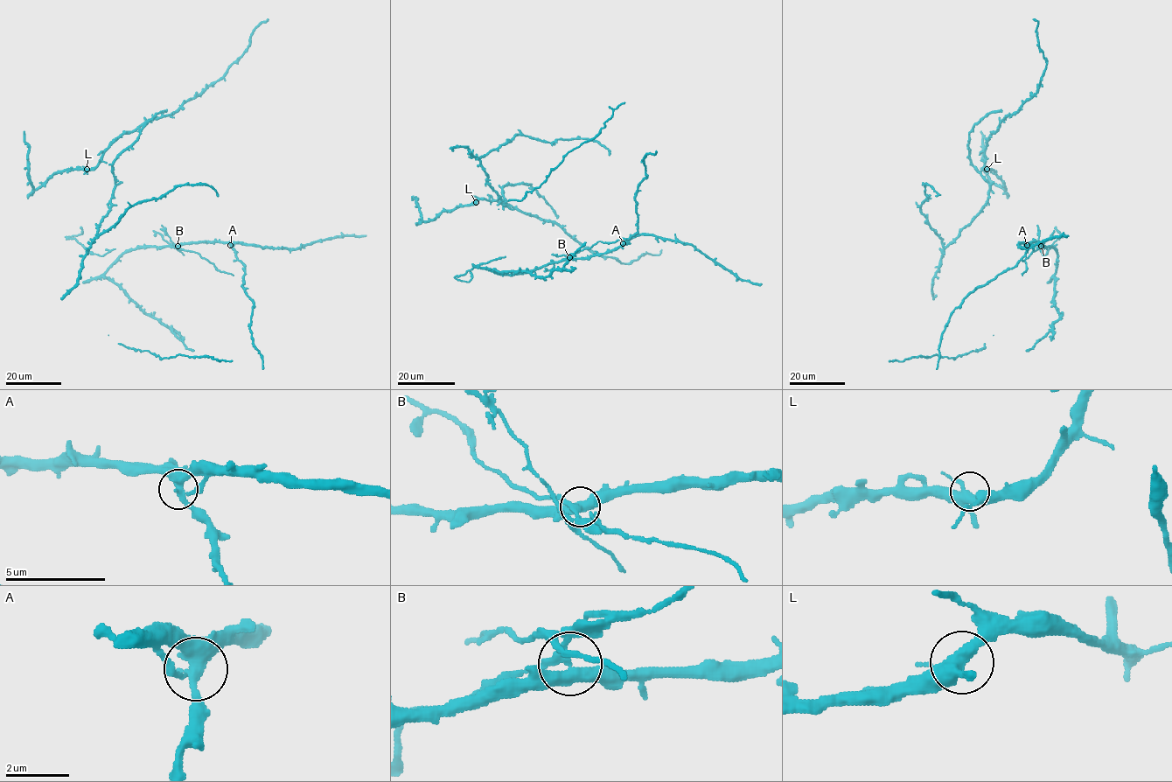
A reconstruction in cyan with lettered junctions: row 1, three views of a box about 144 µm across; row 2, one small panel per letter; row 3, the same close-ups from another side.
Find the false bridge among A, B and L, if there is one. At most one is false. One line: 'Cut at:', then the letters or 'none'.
Cut at: B

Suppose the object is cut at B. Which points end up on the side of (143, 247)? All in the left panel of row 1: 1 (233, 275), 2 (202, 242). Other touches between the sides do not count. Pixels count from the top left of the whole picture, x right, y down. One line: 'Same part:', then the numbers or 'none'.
Same part: 2

